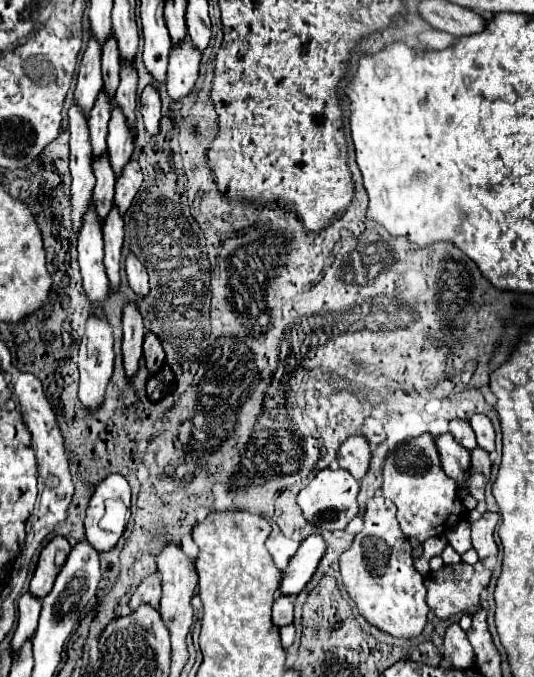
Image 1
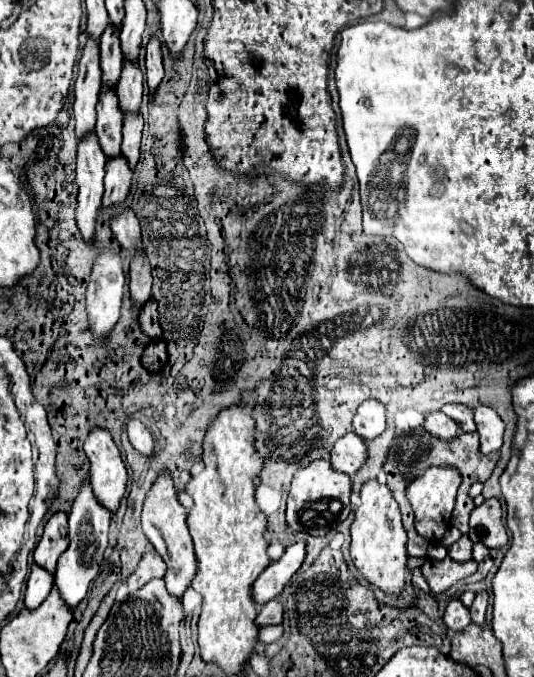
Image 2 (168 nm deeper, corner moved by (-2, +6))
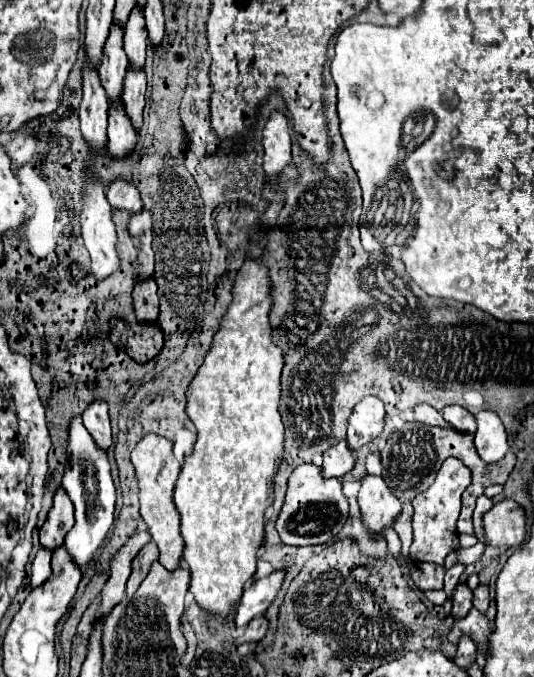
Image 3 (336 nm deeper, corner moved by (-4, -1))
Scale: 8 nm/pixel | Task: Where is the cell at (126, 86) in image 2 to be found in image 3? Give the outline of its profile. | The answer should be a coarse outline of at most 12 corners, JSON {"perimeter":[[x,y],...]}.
{"perimeter":[[135,8],[123,36],[131,68],[145,66],[145,18]]}

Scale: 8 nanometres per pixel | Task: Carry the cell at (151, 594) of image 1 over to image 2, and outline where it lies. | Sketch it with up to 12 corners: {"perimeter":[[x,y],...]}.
{"perimeter":[[155,549],[143,553],[127,579],[135,593],[153,577],[165,575],[165,561]]}

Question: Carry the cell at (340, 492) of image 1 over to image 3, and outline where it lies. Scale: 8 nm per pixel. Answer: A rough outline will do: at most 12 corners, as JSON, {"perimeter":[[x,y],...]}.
{"perimeter":[[303,464],[289,478],[275,528],[317,546],[341,532],[341,480]]}

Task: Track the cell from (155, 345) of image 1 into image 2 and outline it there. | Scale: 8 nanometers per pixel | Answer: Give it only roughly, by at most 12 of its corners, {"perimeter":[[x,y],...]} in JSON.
{"perimeter":[[157,301],[139,311],[139,325],[149,339],[161,339]]}

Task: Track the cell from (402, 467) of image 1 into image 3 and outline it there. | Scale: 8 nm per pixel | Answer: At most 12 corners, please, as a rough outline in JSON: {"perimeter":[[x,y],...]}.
{"perimeter":[[447,458],[413,498],[415,562],[459,548],[455,522],[471,470]]}

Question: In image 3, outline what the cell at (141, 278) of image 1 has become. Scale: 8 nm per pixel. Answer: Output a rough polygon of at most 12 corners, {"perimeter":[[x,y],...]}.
{"perimeter":[[113,182],[107,200],[113,210],[139,214],[139,190],[129,182]]}

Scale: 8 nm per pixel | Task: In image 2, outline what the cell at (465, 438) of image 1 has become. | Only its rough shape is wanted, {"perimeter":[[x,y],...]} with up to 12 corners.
{"perimeter":[[445,405],[441,409],[463,431],[475,431],[473,411],[467,405]]}

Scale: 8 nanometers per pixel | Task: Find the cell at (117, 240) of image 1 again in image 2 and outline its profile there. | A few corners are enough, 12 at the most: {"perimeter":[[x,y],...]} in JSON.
{"perimeter":[[121,153],[107,161],[103,205],[123,203],[133,169]]}

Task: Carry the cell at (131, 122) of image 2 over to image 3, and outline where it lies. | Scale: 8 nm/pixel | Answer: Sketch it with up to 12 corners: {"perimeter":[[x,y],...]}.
{"perimeter":[[127,68],[123,104],[139,132],[145,106],[145,72]]}

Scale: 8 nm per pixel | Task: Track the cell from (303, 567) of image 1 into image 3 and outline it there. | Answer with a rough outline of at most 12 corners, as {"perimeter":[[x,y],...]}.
{"perimeter":[[287,568],[251,582],[235,624],[247,626],[277,598]]}

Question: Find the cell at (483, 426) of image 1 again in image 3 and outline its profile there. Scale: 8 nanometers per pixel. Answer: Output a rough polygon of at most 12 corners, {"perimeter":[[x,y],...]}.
{"perimeter":[[491,410],[477,418],[475,448],[487,464],[509,450],[501,418]]}

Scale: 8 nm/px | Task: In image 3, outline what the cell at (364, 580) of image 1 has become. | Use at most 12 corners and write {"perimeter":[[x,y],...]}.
{"perimeter":[[365,476],[357,502],[371,540],[401,512],[383,478]]}

